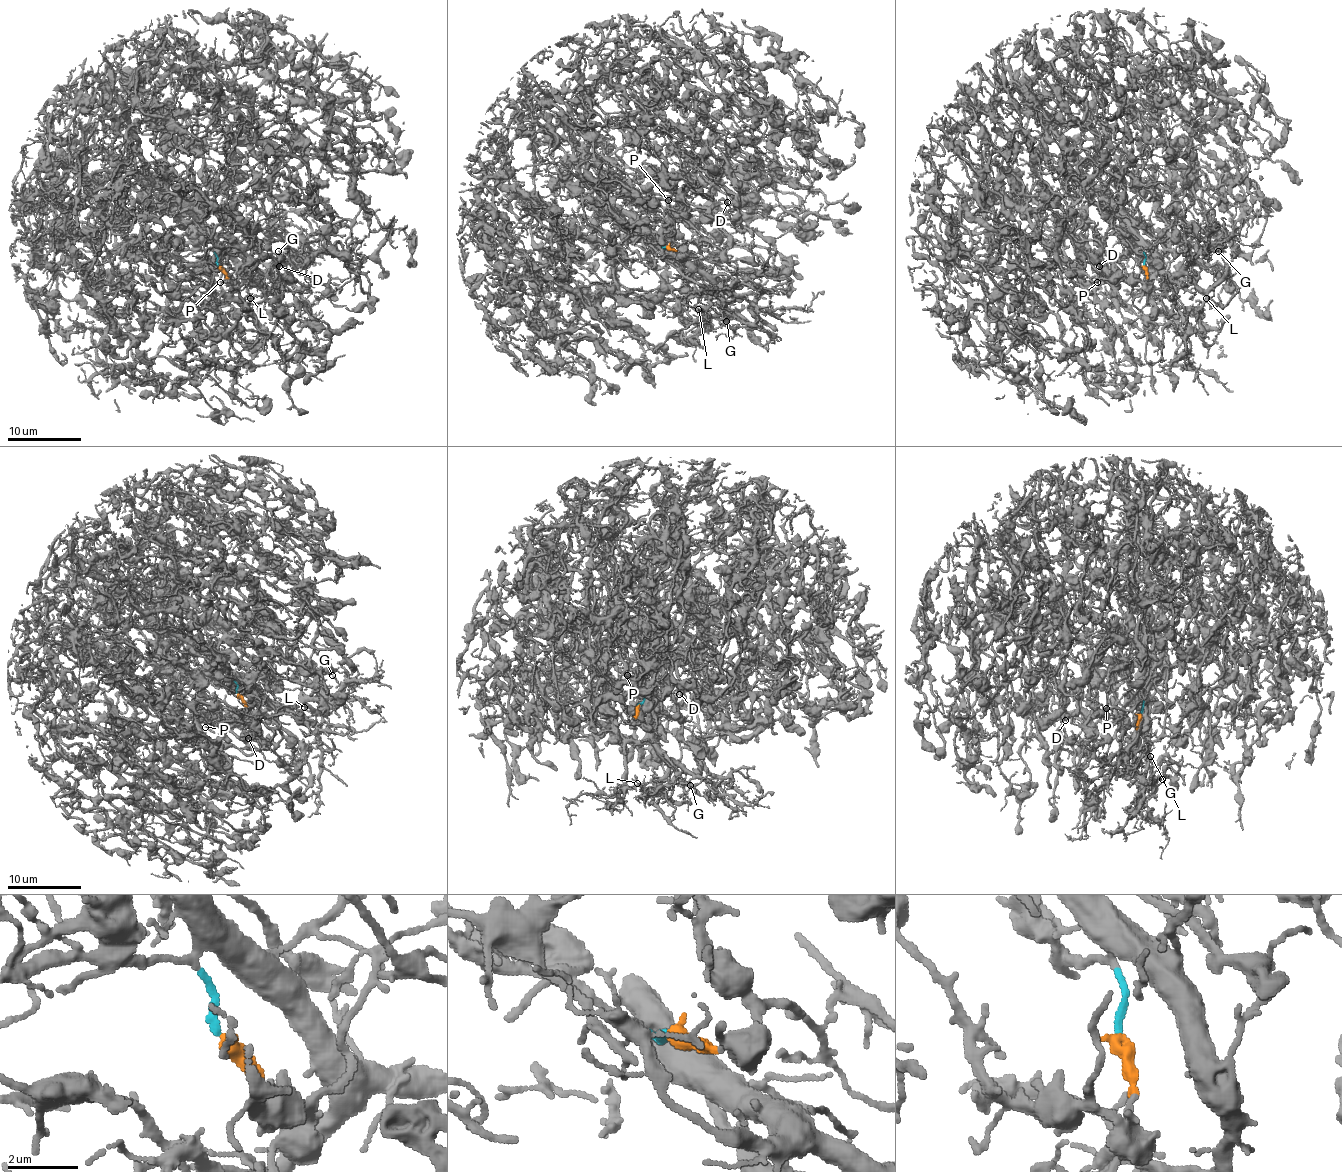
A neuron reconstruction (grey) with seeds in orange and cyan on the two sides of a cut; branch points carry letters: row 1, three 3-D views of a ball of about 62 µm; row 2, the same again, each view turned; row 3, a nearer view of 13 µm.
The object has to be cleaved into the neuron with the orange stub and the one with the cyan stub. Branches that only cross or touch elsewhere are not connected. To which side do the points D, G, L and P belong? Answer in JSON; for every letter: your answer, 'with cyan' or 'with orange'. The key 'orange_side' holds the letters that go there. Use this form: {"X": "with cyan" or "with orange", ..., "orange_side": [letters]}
{"D": "with orange", "G": "with cyan", "L": "with cyan", "P": "with orange", "orange_side": ["D", "P"]}

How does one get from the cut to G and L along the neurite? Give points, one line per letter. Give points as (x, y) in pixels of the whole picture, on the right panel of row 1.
G: (1144, 266), (1144, 247), (1164, 270), (1188, 277), (1209, 290), (1225, 271), (1225, 264), (1218, 251)
L: (1144, 266), (1144, 247), (1164, 270), (1188, 277), (1207, 297)

